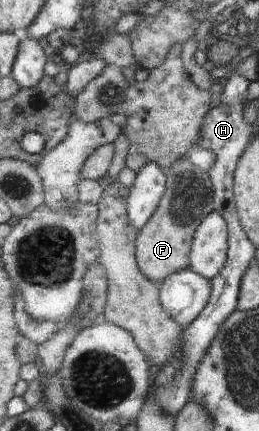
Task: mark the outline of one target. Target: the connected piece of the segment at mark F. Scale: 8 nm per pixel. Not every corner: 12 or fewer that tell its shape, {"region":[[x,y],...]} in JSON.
{"region":[[189,159],[163,170],[163,197],[136,235],[155,283],[189,265],[214,211],[211,178]]}

